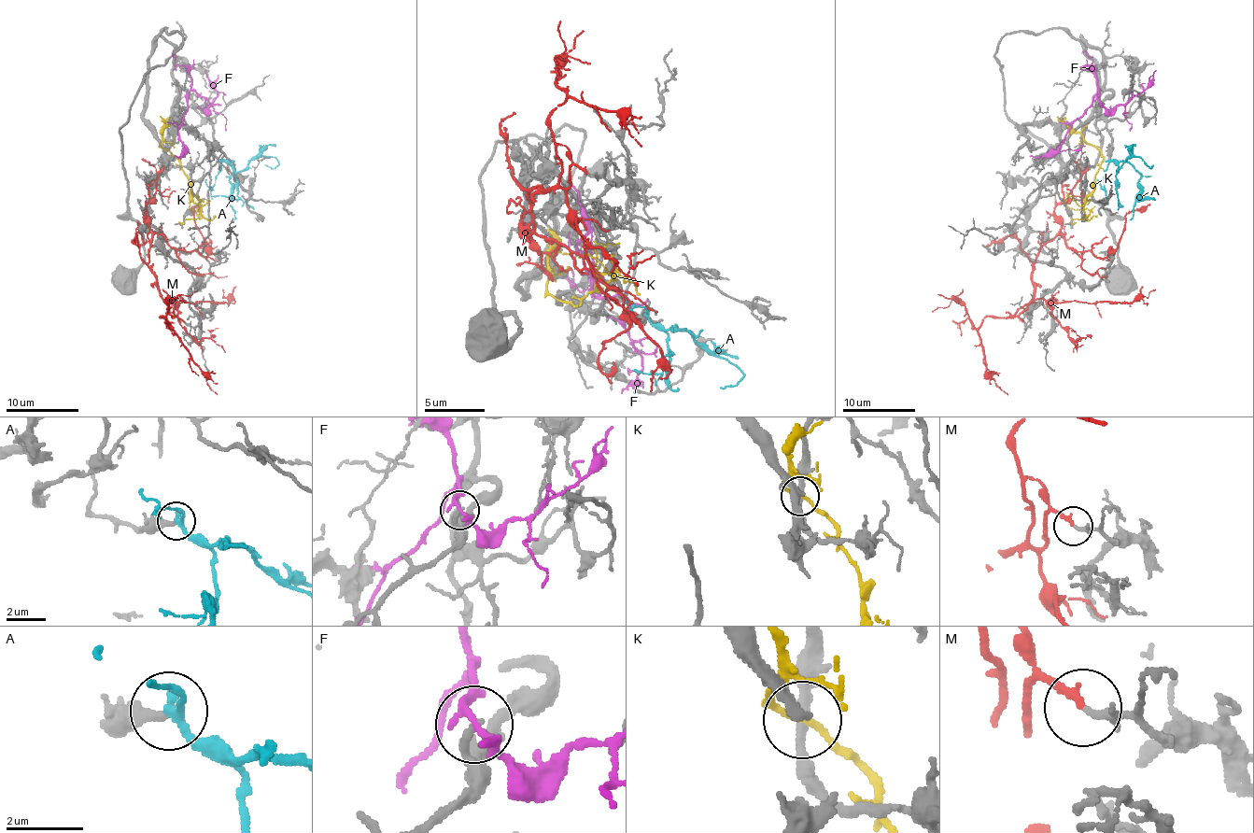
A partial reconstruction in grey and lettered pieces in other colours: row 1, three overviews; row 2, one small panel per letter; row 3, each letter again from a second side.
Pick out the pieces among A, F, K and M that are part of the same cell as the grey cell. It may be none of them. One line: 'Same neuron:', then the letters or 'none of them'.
Same neuron: A

